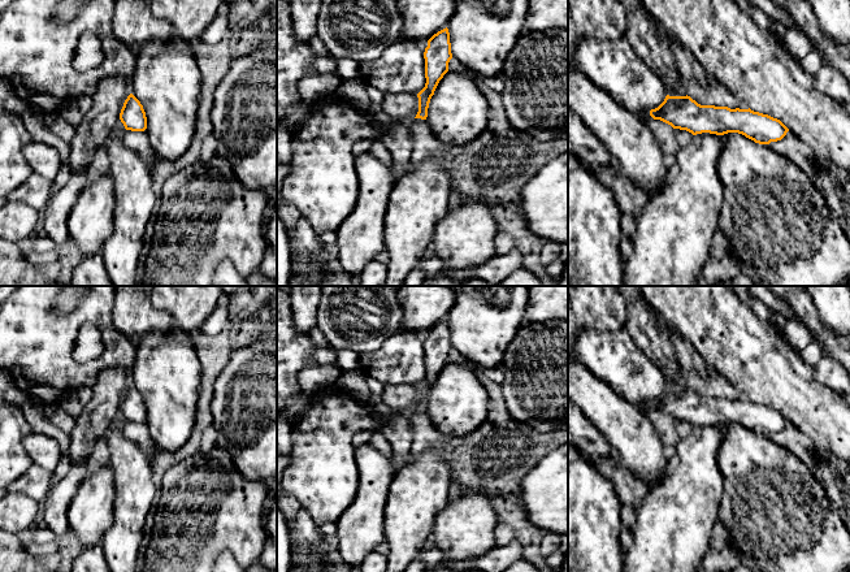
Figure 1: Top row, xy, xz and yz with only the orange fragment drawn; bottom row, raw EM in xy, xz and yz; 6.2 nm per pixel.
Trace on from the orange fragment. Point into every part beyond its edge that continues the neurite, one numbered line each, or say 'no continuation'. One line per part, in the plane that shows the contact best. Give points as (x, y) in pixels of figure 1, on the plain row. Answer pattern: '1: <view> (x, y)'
no continuation

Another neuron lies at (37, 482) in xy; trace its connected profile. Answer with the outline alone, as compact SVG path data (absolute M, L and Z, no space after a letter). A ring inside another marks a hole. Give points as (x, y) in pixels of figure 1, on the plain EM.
M32 464L19 478L16 478L6 489L12 493L22 493L36 500L44 500L52 488L52 472Z

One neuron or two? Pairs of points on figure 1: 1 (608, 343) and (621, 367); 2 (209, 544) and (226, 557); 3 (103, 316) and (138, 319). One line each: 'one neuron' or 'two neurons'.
1: one neuron
2: two neurons
3: two neurons

